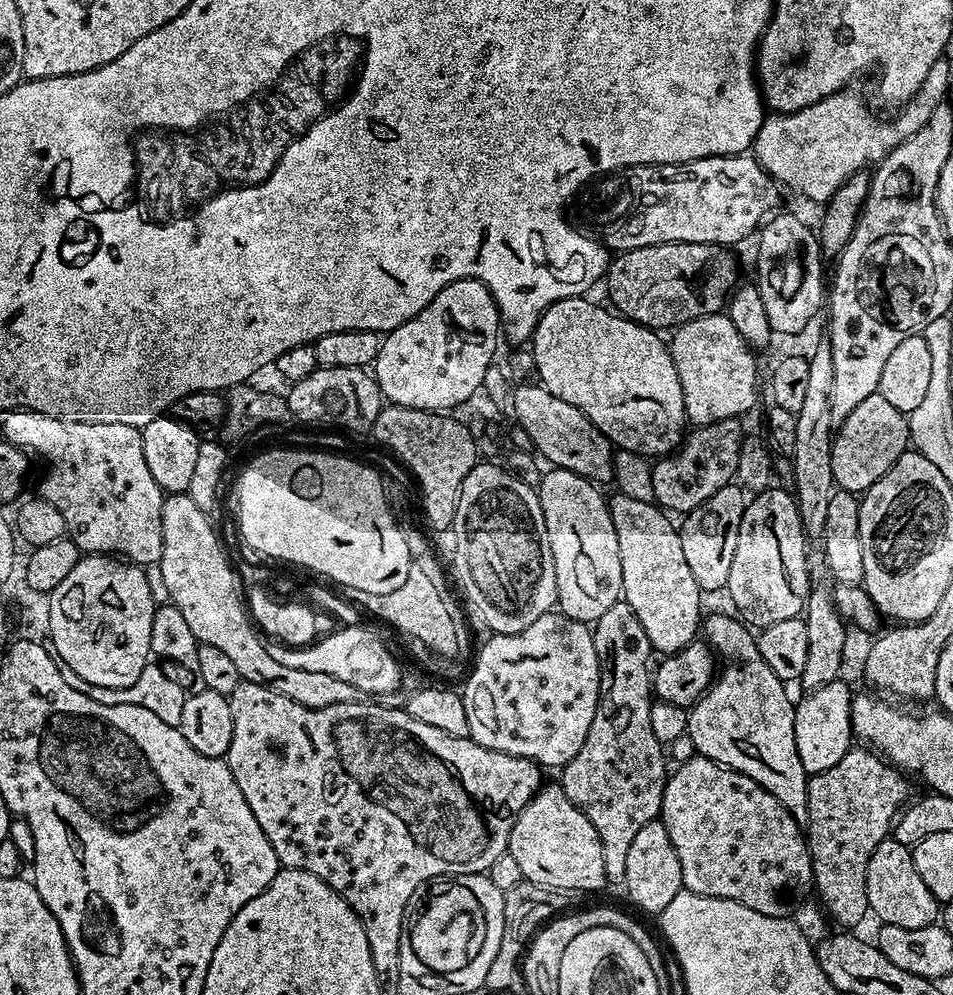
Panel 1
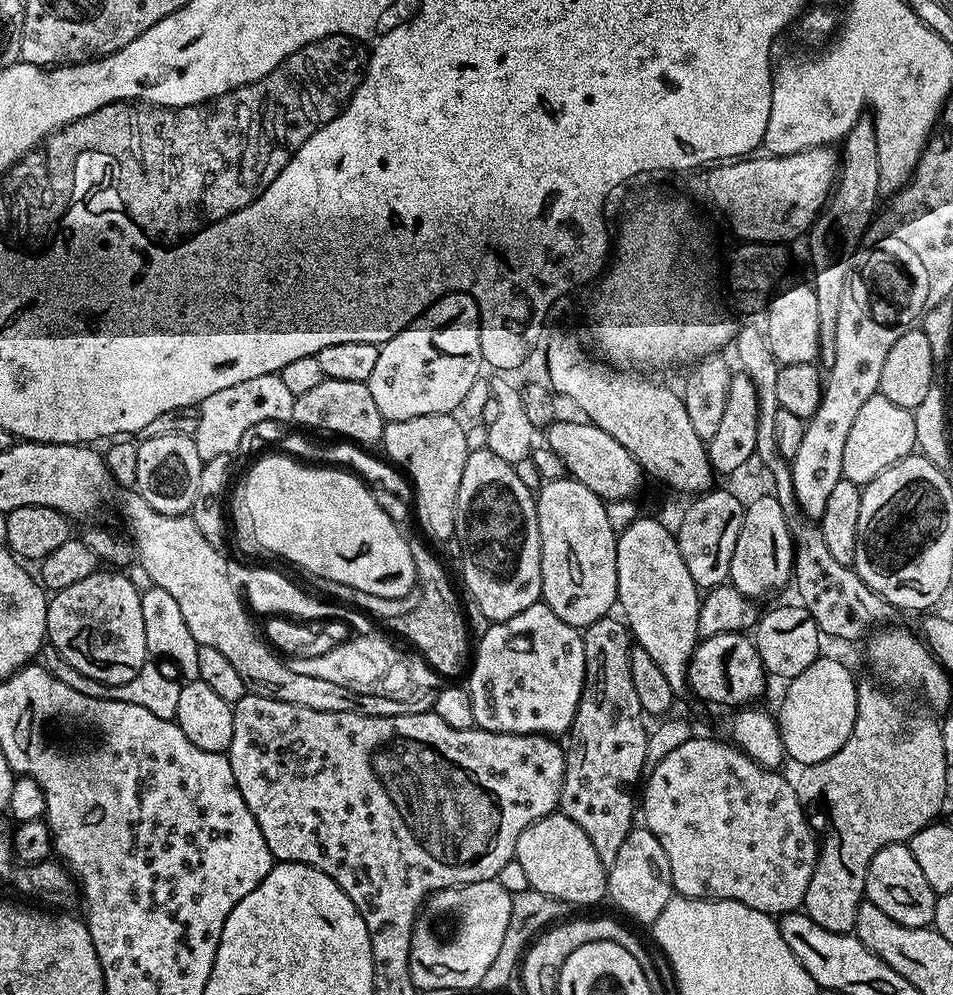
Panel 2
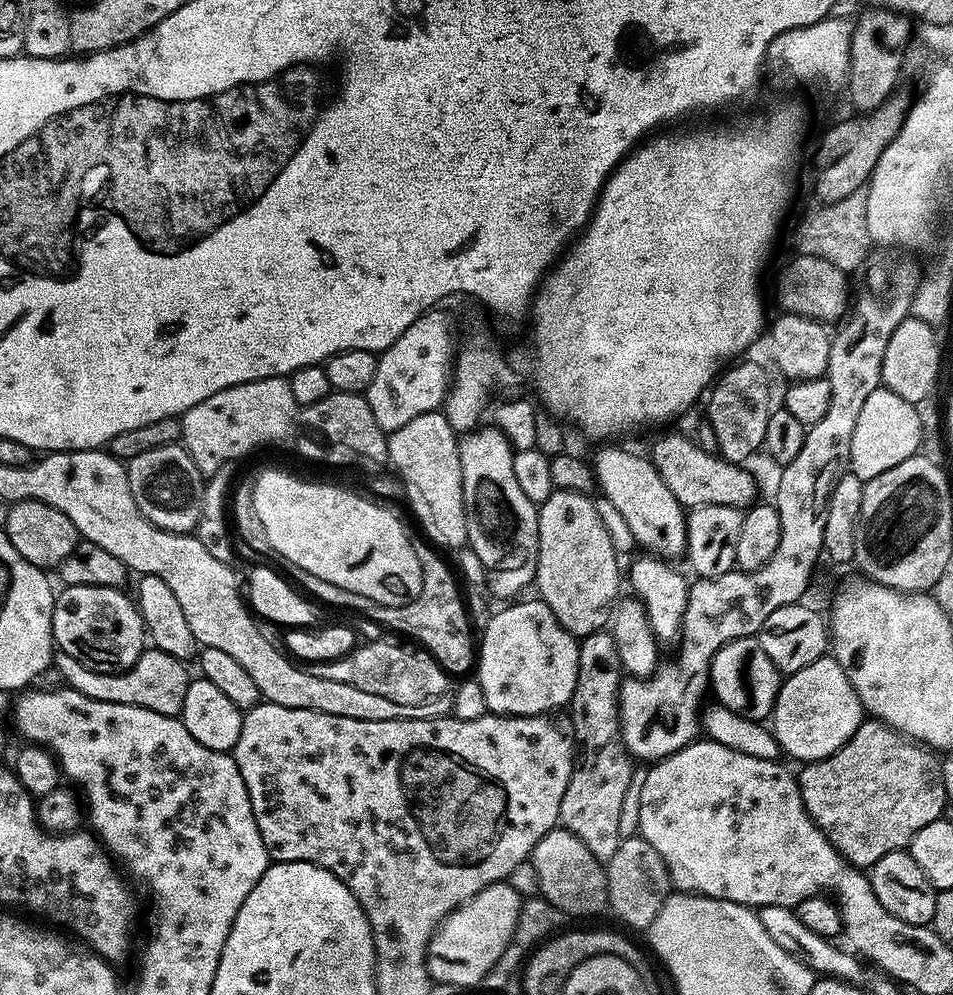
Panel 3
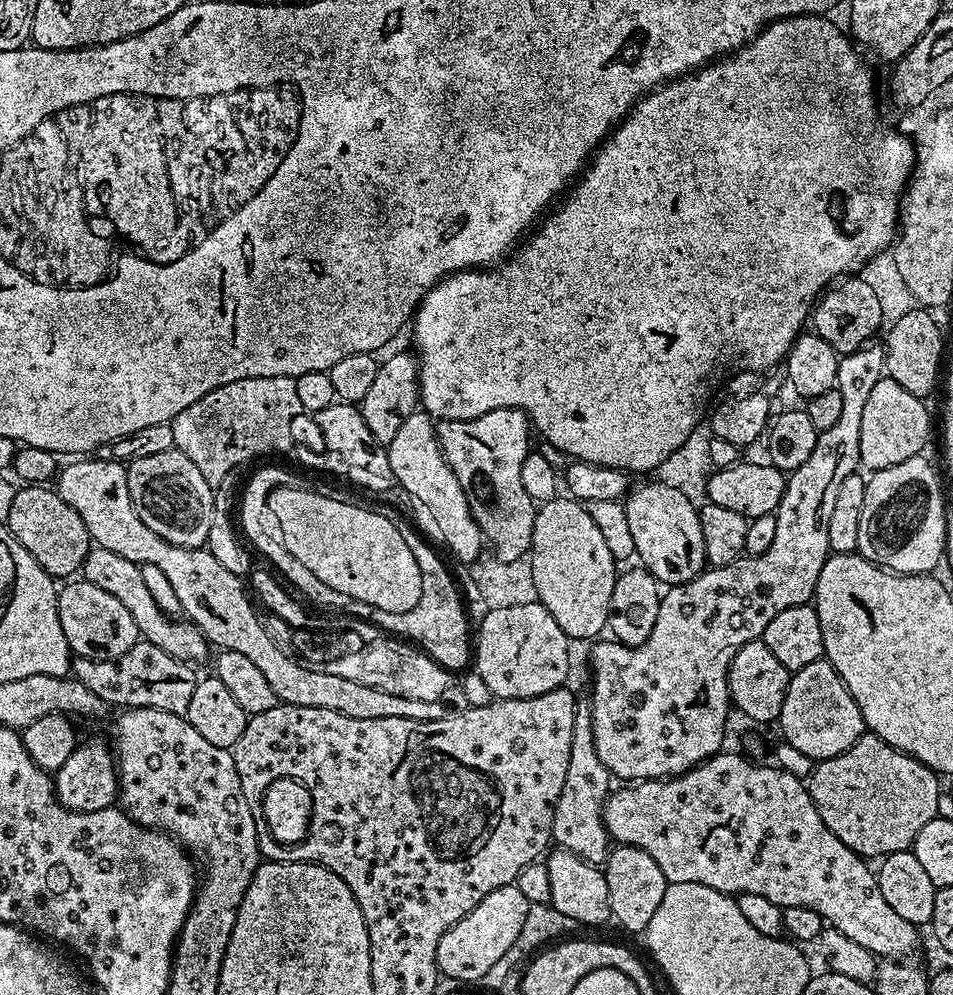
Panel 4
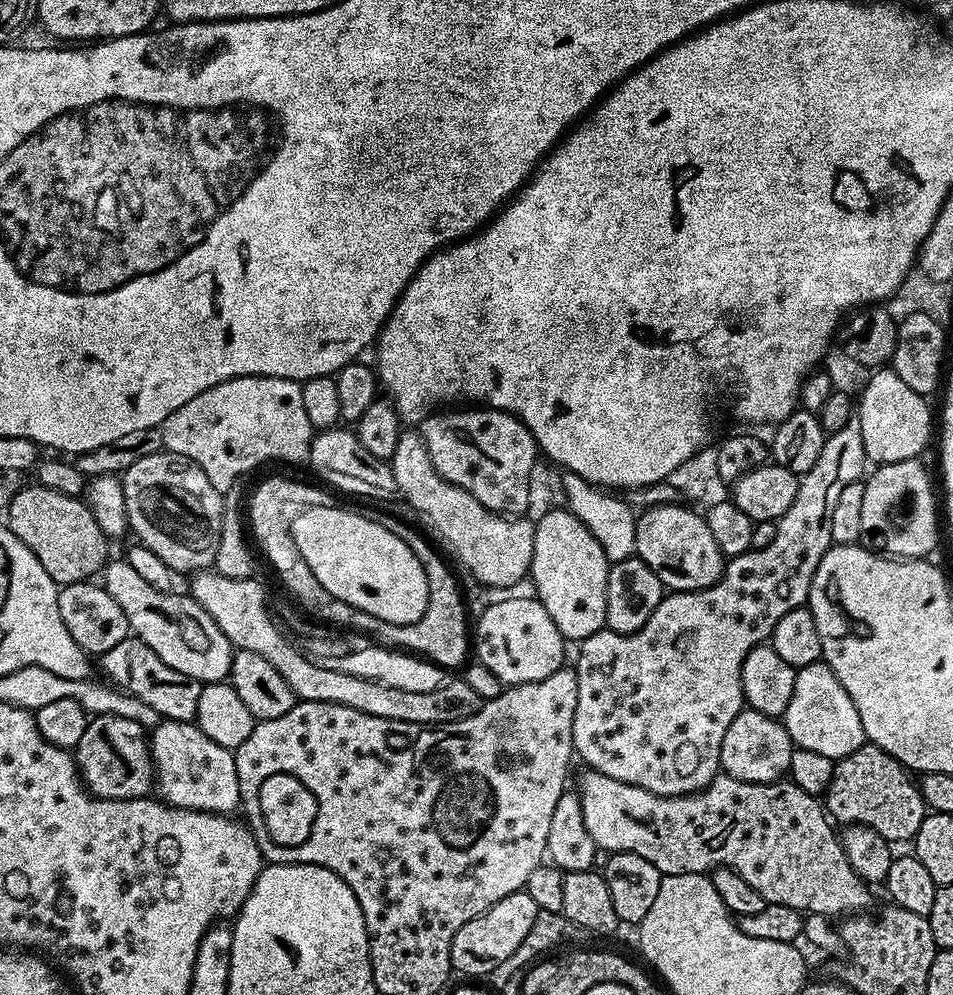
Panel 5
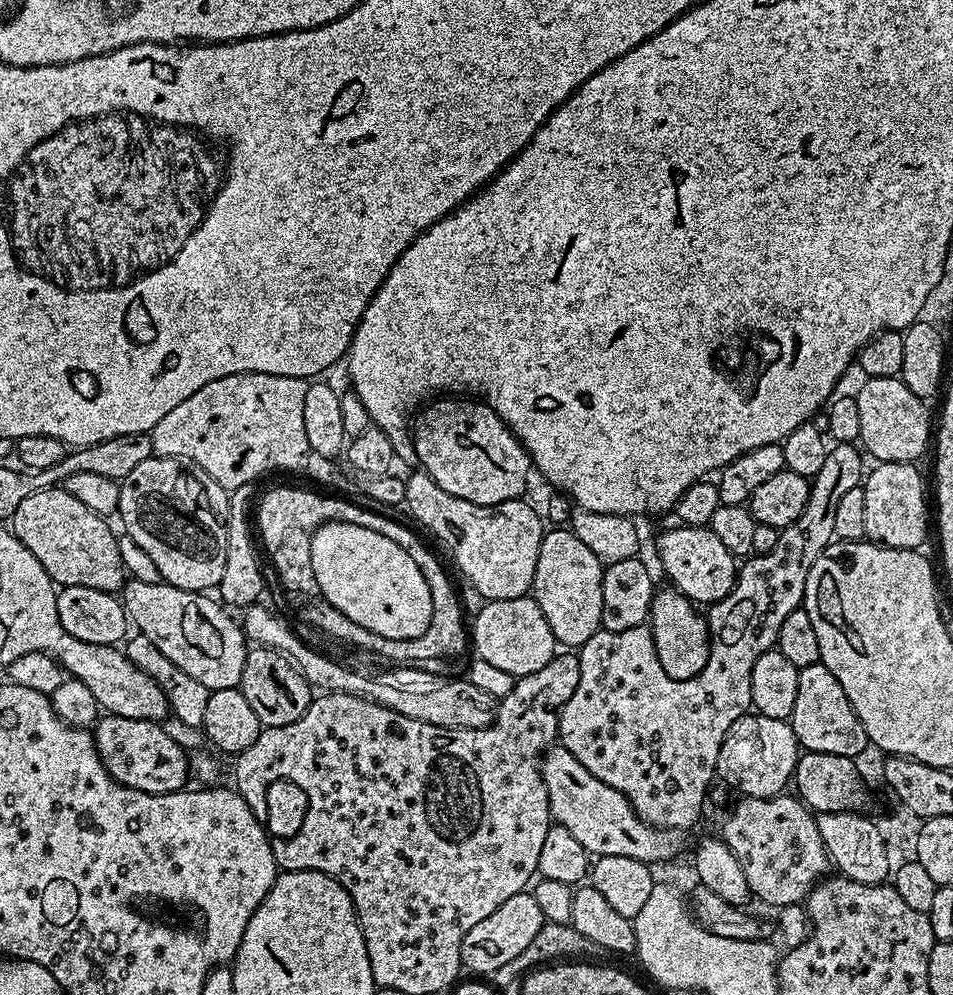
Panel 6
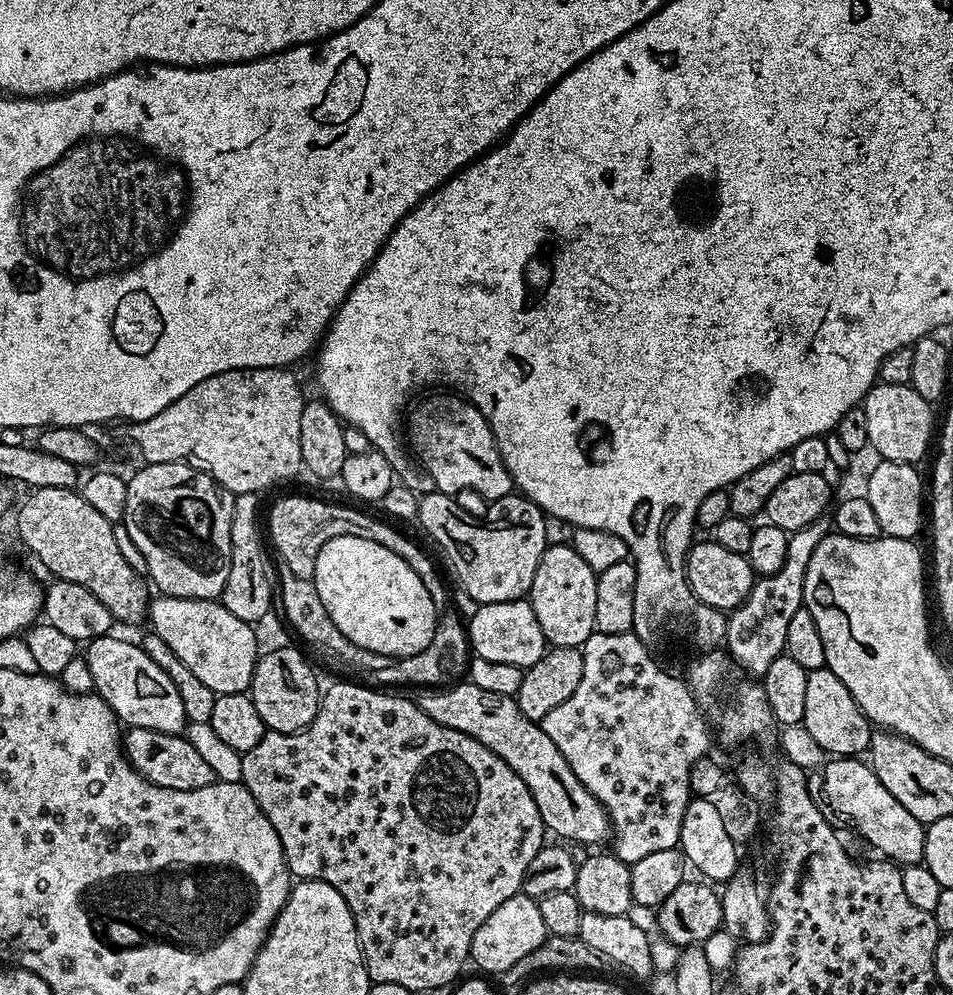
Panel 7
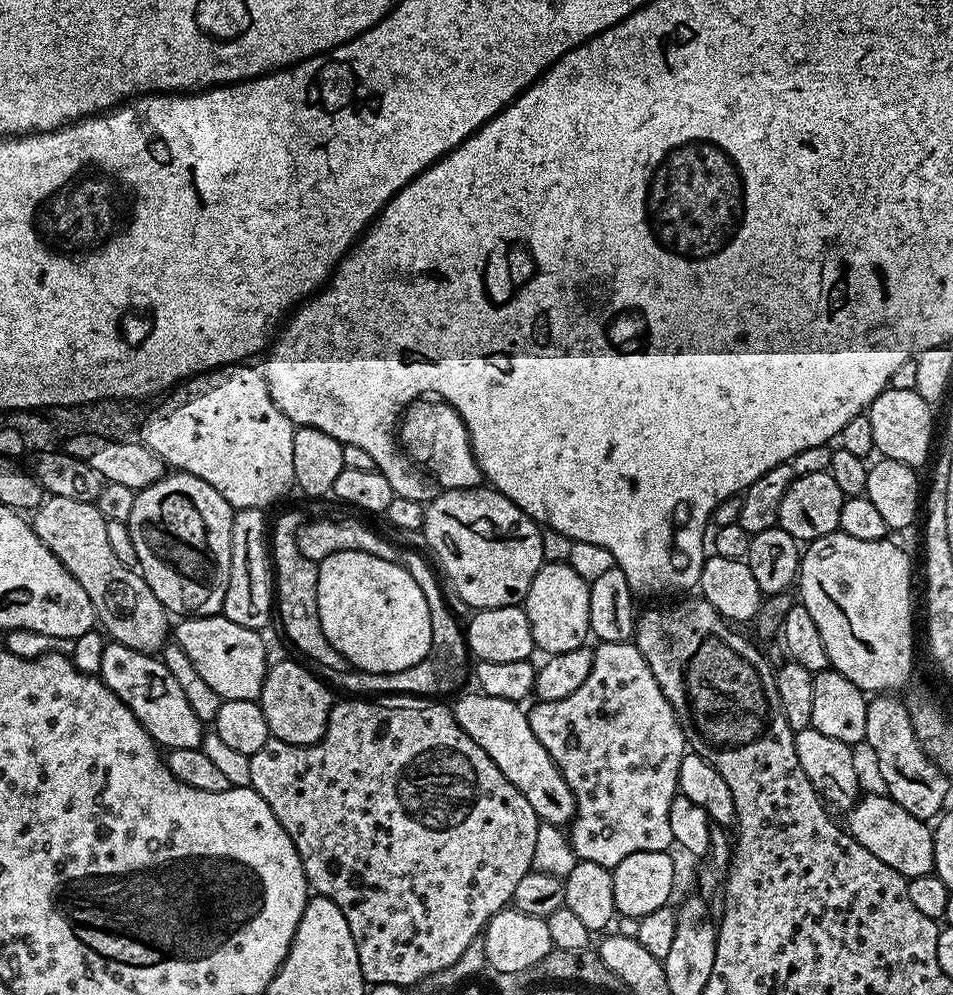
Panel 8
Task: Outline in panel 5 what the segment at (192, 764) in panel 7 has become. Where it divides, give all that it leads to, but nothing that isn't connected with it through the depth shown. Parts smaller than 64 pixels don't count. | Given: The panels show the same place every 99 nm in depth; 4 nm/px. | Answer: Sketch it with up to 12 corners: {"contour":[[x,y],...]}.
{"contour":[[93,715],[75,746],[98,800],[153,791],[150,740],[129,718]]}

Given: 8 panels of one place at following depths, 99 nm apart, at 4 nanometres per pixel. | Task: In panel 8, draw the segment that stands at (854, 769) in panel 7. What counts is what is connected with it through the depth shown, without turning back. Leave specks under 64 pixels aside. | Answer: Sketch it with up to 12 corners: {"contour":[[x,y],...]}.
{"contour":[[864,794],[846,830],[906,878],[934,869],[933,829]]}

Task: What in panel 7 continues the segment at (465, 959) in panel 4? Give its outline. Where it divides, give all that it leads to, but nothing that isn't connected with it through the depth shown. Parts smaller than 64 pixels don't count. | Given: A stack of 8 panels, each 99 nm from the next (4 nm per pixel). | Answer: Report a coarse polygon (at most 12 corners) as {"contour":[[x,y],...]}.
{"contour":[[506,898],[478,930],[470,960],[499,974],[548,937],[539,903]]}

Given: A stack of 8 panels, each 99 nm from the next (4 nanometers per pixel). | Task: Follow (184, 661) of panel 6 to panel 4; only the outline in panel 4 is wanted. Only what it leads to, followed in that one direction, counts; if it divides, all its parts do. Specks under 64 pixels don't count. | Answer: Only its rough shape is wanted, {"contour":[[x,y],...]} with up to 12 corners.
{"contour":[[94,546],[82,576],[130,610],[143,639],[185,662],[208,639],[172,619],[146,590],[140,565]]}

